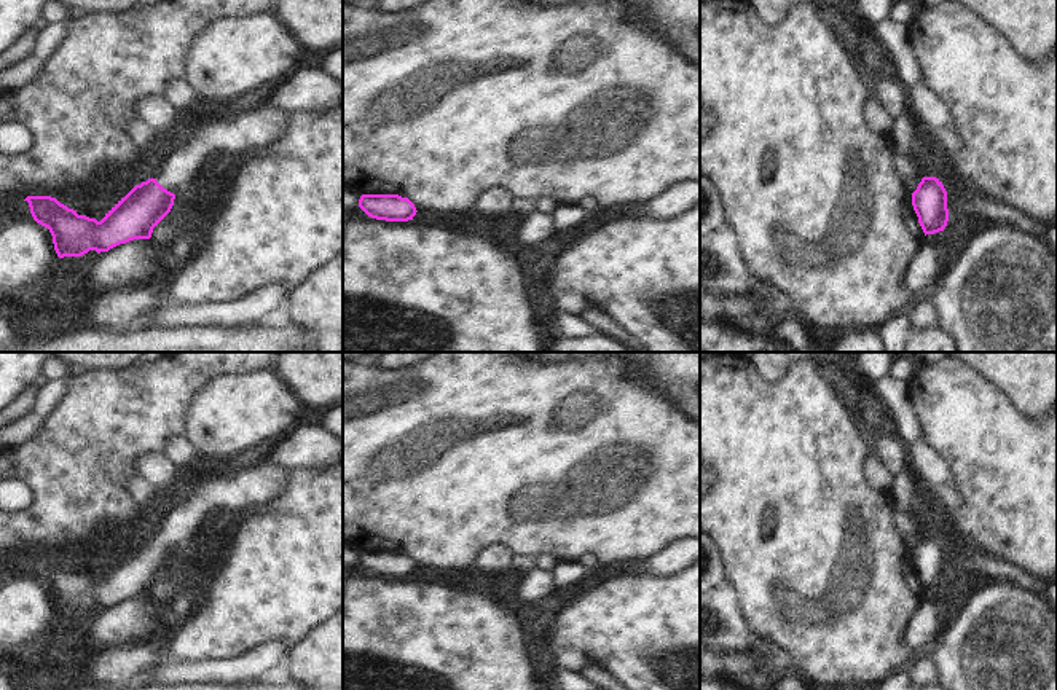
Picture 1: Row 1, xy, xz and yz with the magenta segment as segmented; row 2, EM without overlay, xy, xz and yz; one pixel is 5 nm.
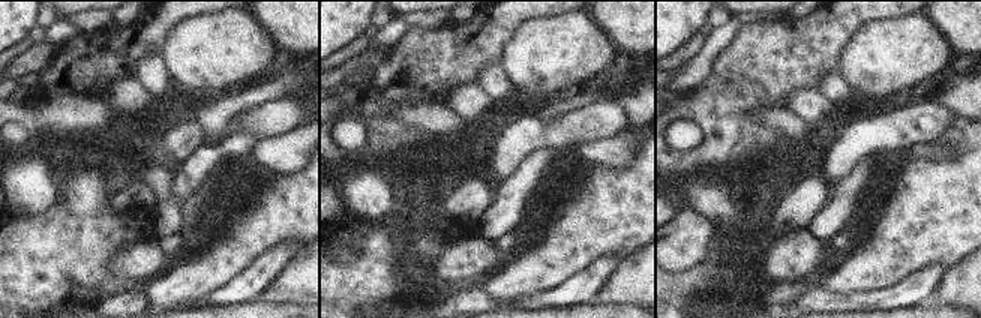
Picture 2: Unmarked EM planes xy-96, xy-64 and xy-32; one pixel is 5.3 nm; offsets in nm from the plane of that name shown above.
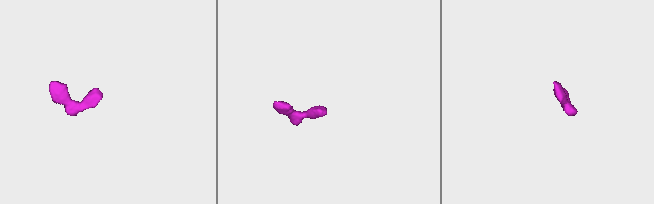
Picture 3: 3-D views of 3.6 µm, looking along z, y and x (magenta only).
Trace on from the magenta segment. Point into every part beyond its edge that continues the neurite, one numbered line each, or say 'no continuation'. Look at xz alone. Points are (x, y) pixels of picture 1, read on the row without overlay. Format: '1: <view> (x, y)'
no continuation

